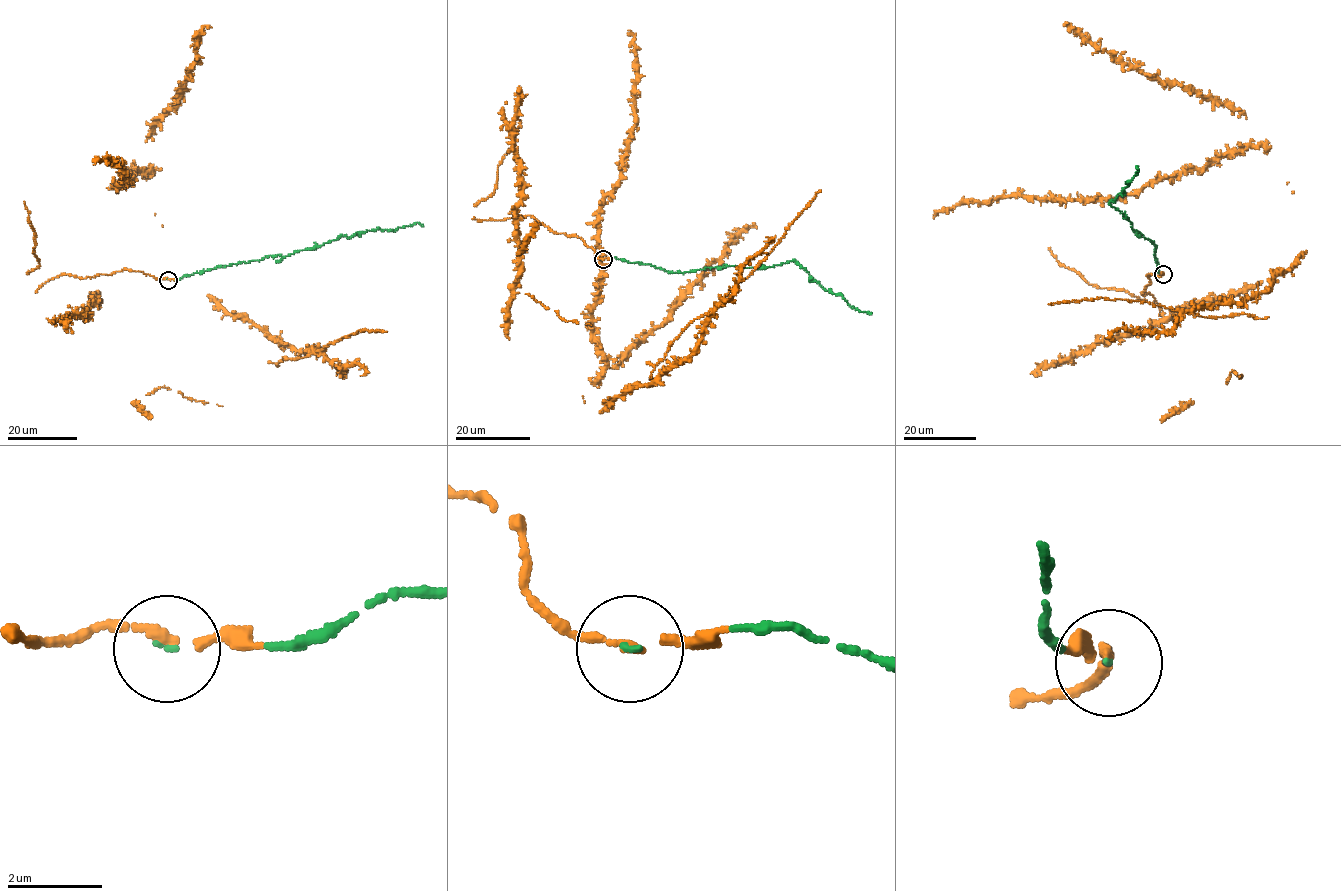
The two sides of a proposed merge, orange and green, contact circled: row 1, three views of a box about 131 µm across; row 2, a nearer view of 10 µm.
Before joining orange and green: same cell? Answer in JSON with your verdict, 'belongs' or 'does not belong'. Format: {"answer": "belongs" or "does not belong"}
{"answer": "belongs"}

